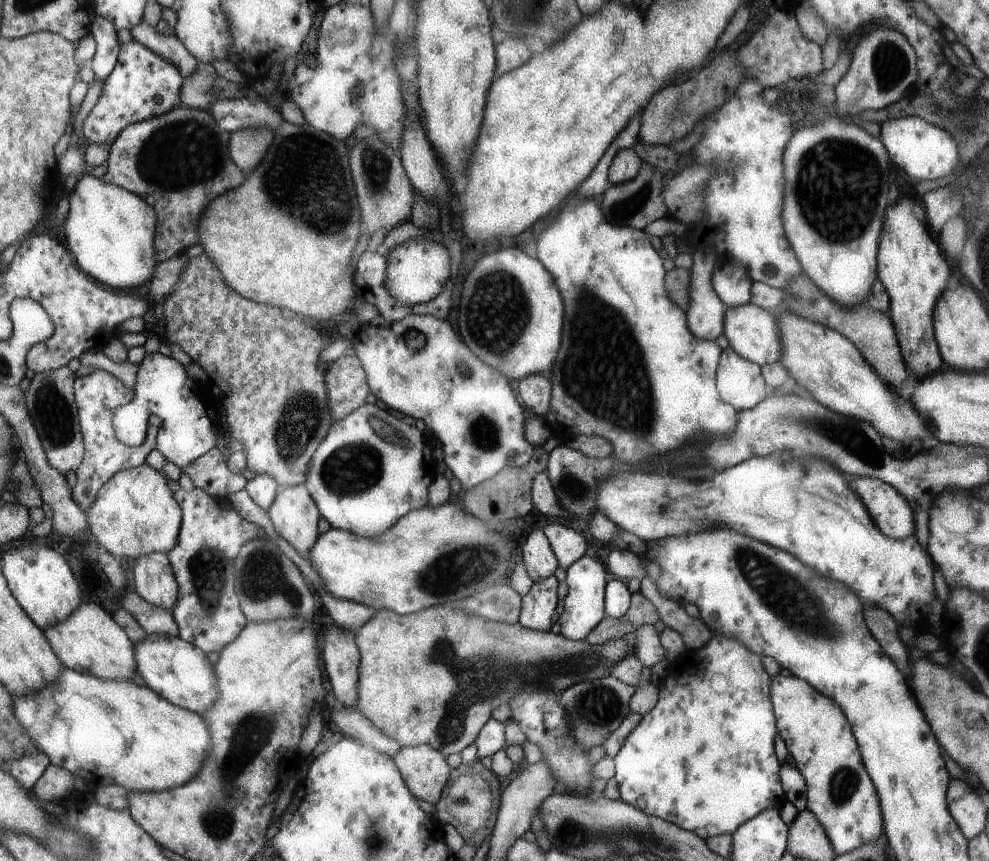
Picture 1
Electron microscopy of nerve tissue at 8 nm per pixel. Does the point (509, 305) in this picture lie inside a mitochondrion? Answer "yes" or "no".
yes

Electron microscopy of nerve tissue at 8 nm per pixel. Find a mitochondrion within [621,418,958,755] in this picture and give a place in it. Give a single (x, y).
(788, 595)

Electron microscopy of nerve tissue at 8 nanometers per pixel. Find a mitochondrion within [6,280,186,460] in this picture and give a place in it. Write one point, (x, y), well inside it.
(58, 422)

